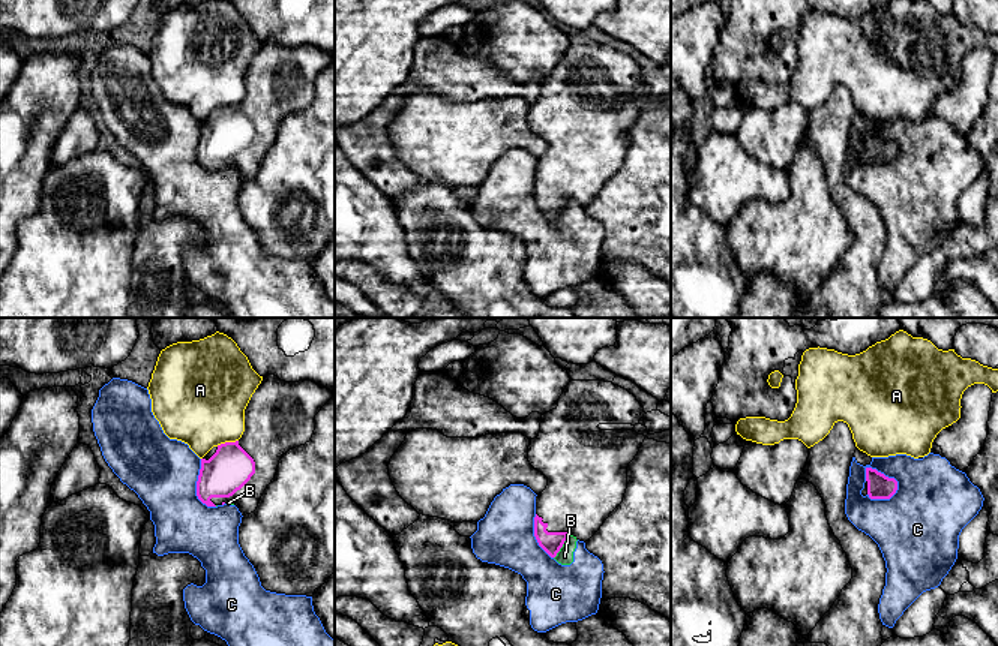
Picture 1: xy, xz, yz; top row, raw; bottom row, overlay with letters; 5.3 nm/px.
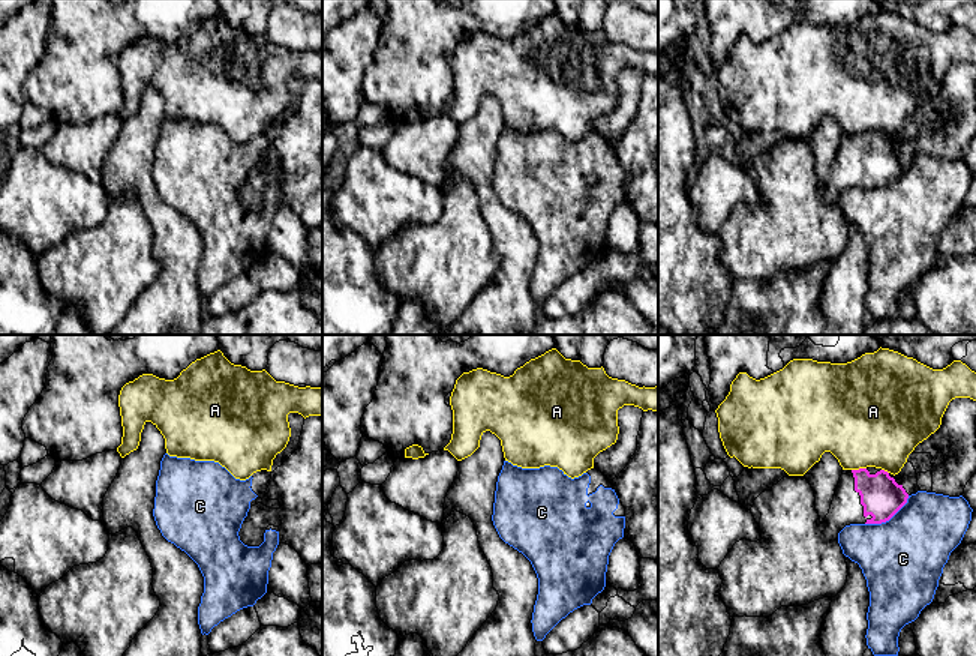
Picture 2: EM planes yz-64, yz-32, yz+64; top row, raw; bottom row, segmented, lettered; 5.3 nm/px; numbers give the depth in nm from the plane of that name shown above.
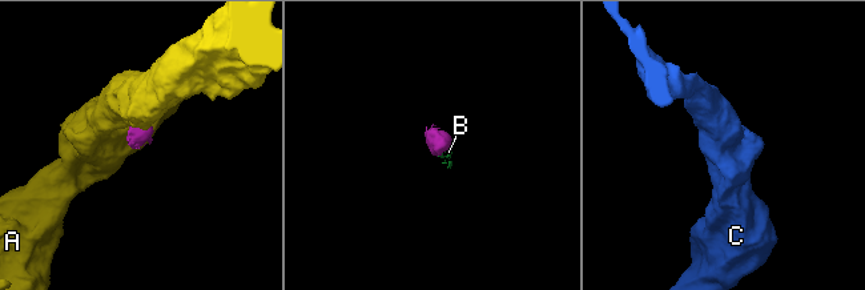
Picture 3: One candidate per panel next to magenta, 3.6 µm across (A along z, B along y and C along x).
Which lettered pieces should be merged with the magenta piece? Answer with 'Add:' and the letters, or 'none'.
Add: none

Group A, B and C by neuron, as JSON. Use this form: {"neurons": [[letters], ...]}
{"neurons": [["A"], ["B", "C"]]}

